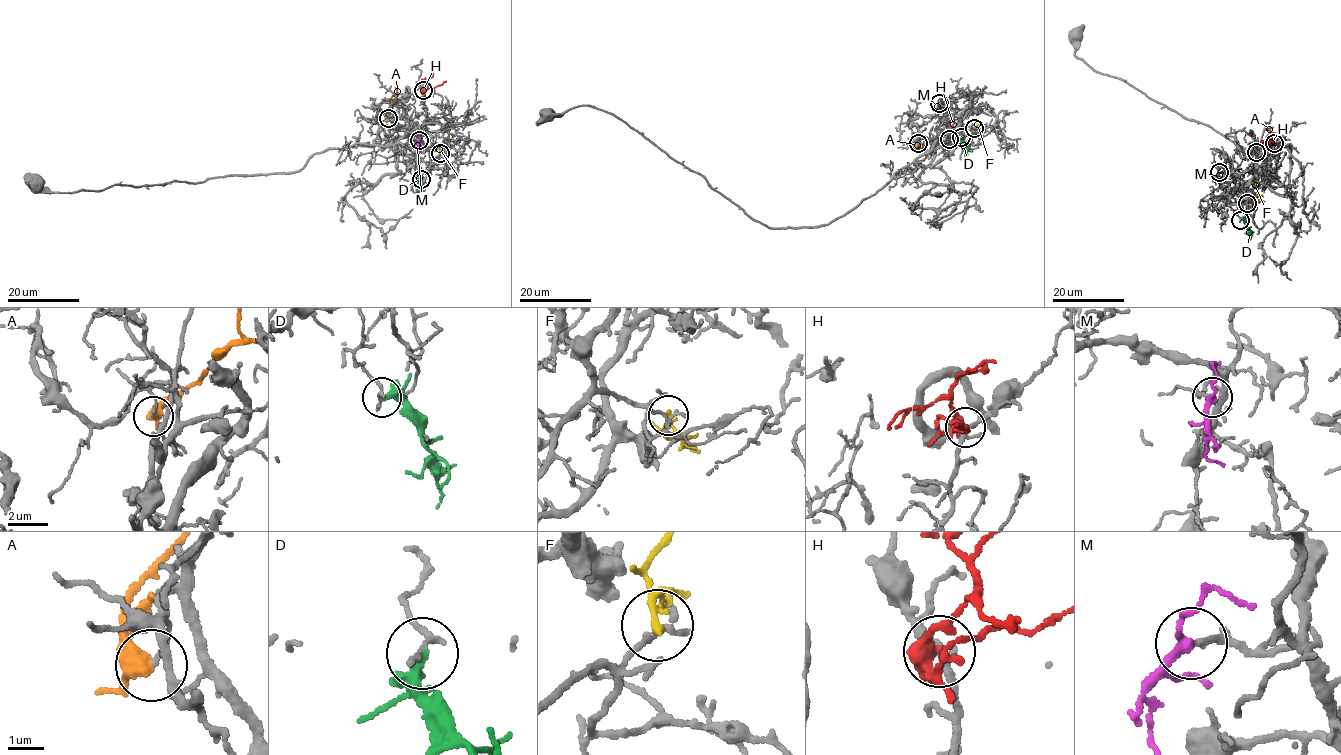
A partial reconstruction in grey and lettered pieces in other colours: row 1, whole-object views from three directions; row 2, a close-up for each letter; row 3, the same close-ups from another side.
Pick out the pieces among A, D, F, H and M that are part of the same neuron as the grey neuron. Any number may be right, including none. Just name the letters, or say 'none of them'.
M

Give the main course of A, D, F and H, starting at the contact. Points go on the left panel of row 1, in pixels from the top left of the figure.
A: (388, 118), (385, 113), (396, 95), (390, 97)
D: (421, 179), (418, 197)
F: (440, 154), (439, 148), (449, 136), (449, 129)
H: (423, 91), (446, 81)

